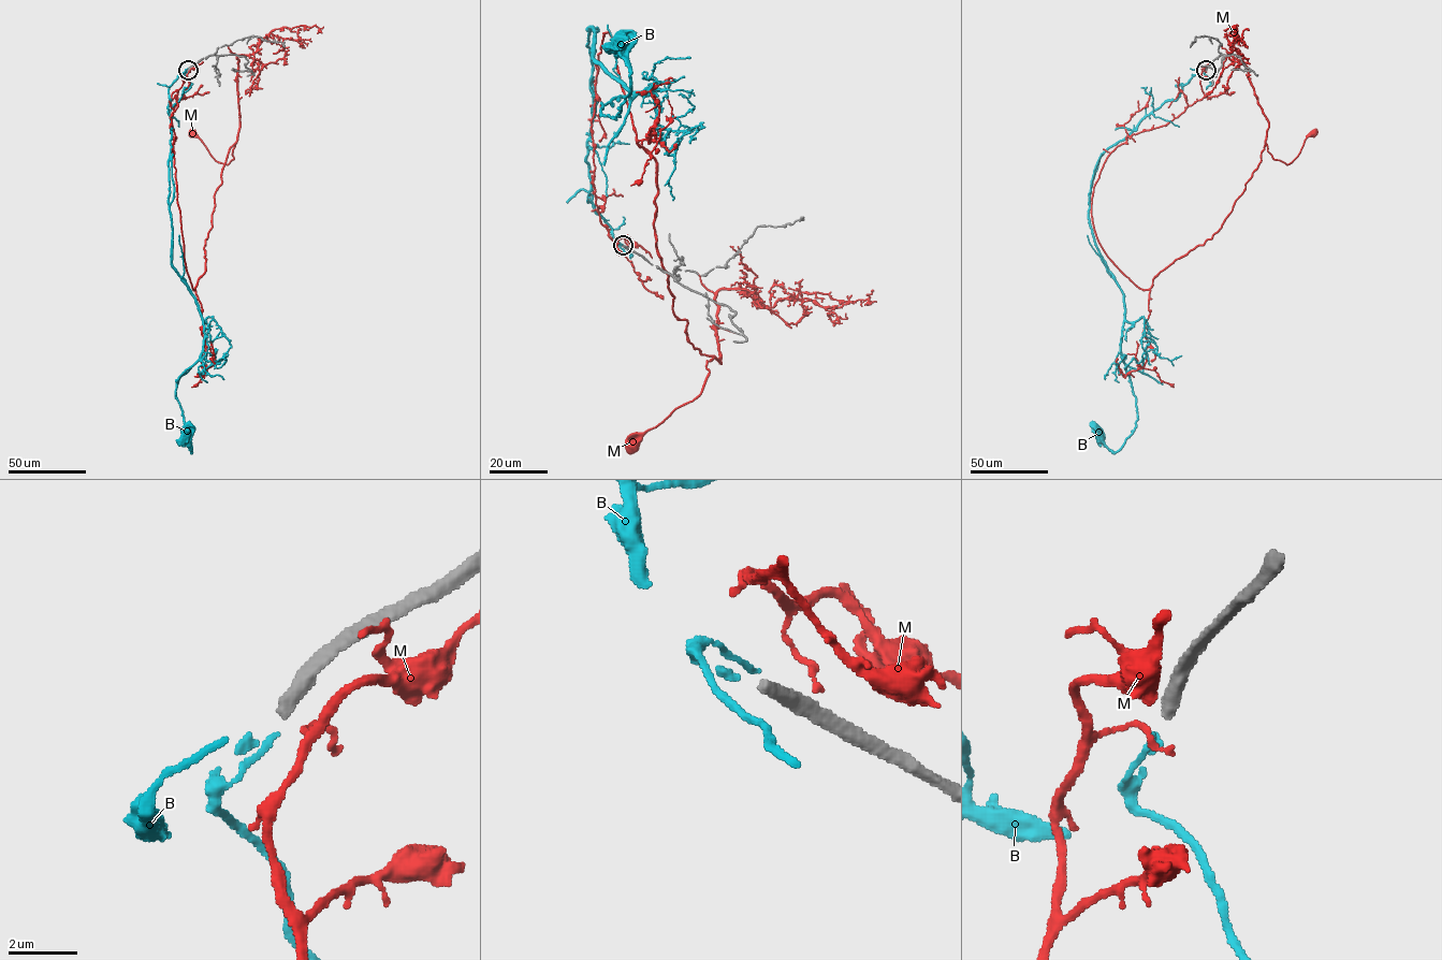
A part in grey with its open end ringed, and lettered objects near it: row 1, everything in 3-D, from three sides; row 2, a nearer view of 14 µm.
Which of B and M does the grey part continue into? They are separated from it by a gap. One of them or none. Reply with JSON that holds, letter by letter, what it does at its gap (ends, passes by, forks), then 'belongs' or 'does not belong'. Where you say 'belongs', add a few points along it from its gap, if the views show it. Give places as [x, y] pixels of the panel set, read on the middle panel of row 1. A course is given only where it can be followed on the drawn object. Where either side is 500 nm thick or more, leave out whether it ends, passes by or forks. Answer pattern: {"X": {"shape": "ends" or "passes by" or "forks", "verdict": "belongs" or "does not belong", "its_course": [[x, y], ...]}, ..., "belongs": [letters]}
{"B": {"shape": "passes by", "verdict": "belongs", "its_course": [[623, 245], [587, 200], [586, 160], [587, 28], [627, 90], [654, 89], [601, 114], [629, 90], [620, 41]]}, "M": {"shape": "passes by", "verdict": "does not belong"}, "belongs": ["B"]}

